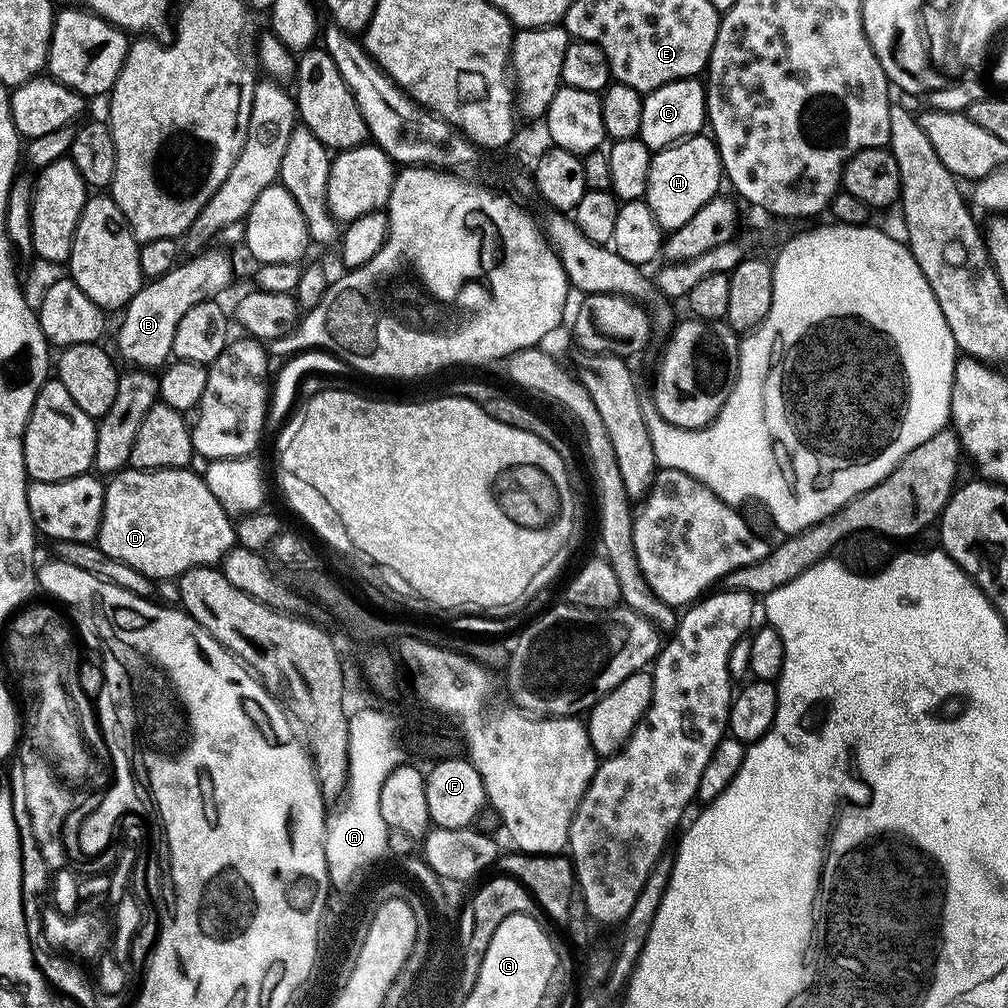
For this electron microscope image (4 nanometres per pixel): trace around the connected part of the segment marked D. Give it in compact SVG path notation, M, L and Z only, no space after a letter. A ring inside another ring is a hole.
M129 467L115 473L107 481L104 489L104 518L98 537L99 551L128 568L153 576L156 582L171 581L191 568L219 565L236 543L237 529L233 517L224 511L218 498L210 494L203 475L196 473L195 476L188 468L145 470Z

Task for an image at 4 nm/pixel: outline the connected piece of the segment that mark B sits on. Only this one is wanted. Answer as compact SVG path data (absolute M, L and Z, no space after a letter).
M212 246L186 260L177 263L165 276L155 277L151 282L145 283L123 309L120 352L129 360L129 365L145 370L159 369L172 356L174 330L178 322L182 322L186 310L201 304L203 300L219 297L219 292L227 290L228 283L232 280L232 260L226 253L219 252L216 246Z

